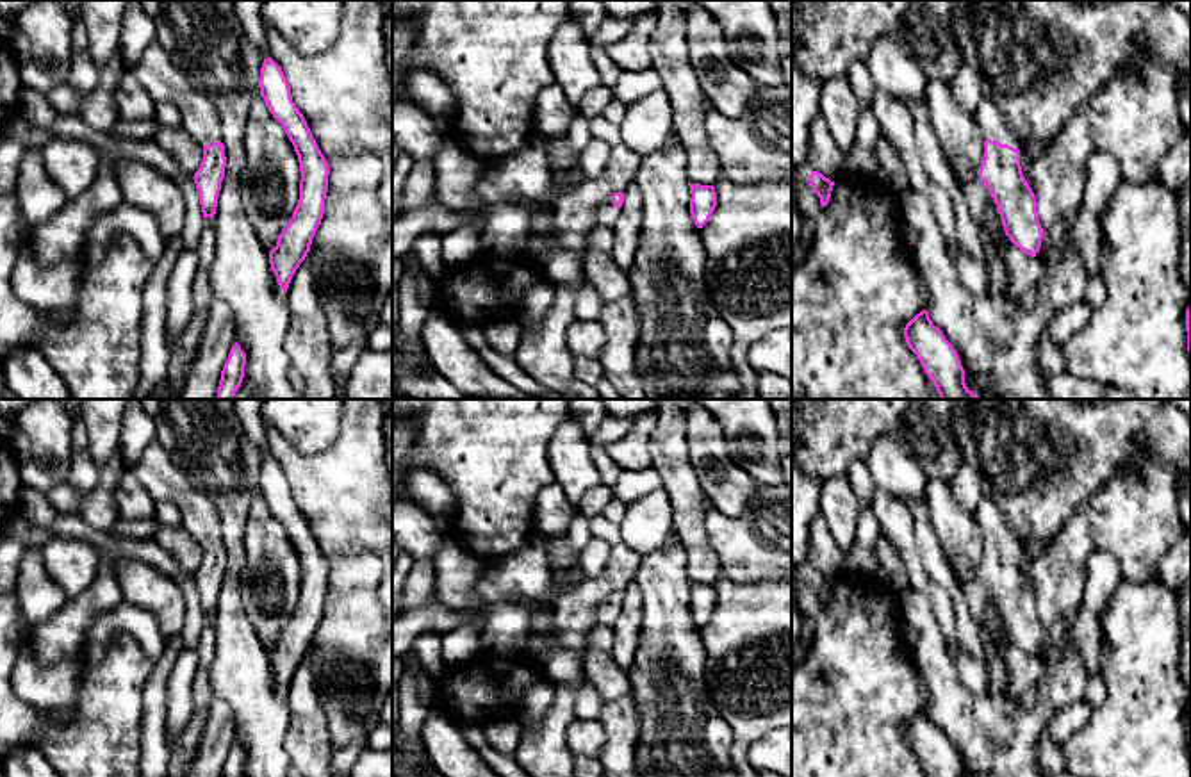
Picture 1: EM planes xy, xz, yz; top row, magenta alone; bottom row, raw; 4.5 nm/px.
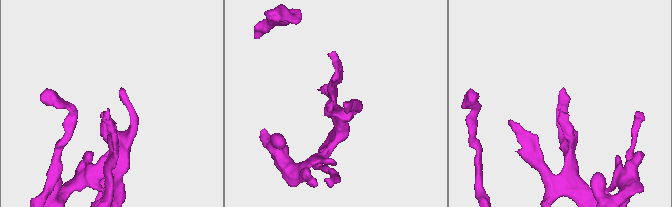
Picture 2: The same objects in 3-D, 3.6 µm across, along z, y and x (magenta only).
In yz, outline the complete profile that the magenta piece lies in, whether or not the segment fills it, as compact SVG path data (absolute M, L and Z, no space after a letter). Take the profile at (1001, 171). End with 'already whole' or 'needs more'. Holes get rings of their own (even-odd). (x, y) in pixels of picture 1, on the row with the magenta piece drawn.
M988 94L981 98L973 116L986 137L979 178L991 192L1009 241L1025 255L1036 257L1043 228L1036 196L1022 173L1018 144L1002 110Z; needs more

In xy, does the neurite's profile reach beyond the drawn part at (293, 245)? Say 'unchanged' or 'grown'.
unchanged

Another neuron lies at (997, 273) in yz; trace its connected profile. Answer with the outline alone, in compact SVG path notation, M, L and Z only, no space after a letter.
M981 235L981 239L984 244L984 267L988 287L991 287L998 298L1004 298L1009 287L1009 267L995 244L986 235Z

